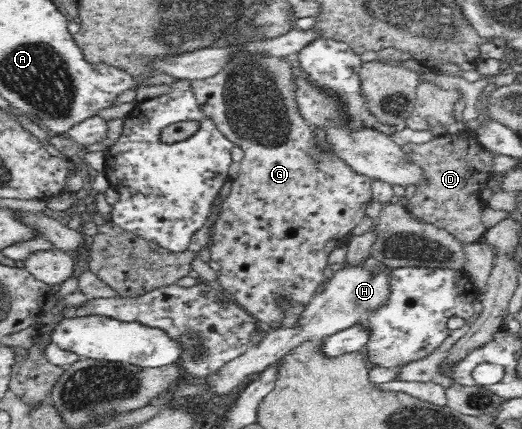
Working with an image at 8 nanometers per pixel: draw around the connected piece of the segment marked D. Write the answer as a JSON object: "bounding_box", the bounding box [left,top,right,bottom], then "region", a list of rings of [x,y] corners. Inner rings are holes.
{"bounding_box":[402,127,498,242],"region":[[[456,127],[451,133],[435,136],[426,143],[406,143],[402,150],[410,161],[422,171],[422,182],[414,185],[415,193],[409,199],[406,212],[413,220],[437,224],[461,242],[477,242],[488,231],[483,223],[483,211],[488,205],[483,203],[480,193],[493,177],[493,161],[498,155],[483,146],[473,131],[461,131]]]}

